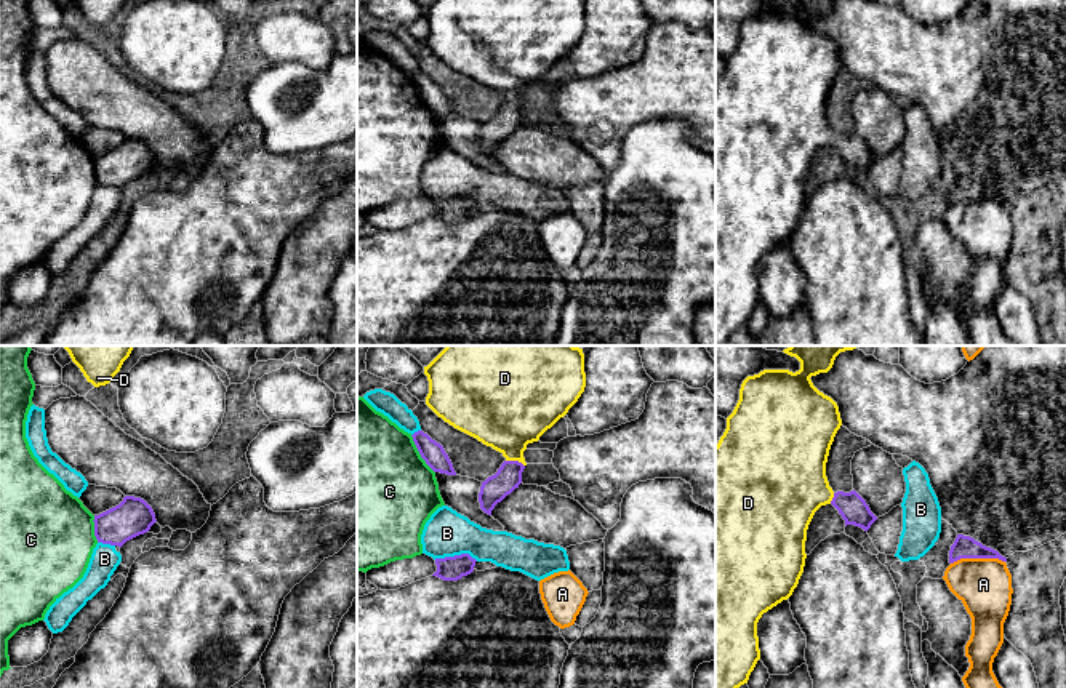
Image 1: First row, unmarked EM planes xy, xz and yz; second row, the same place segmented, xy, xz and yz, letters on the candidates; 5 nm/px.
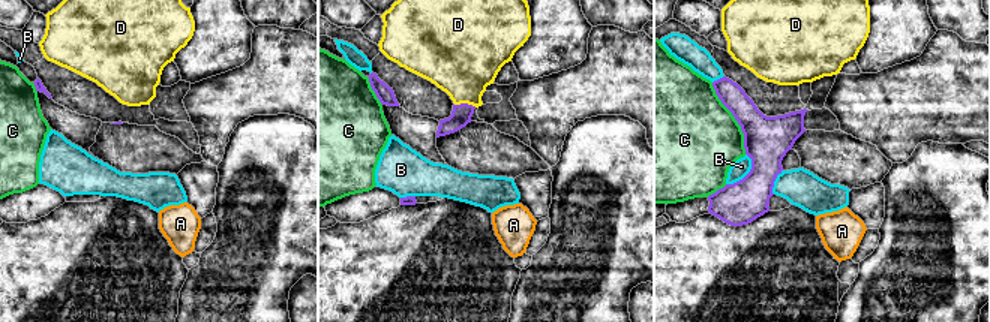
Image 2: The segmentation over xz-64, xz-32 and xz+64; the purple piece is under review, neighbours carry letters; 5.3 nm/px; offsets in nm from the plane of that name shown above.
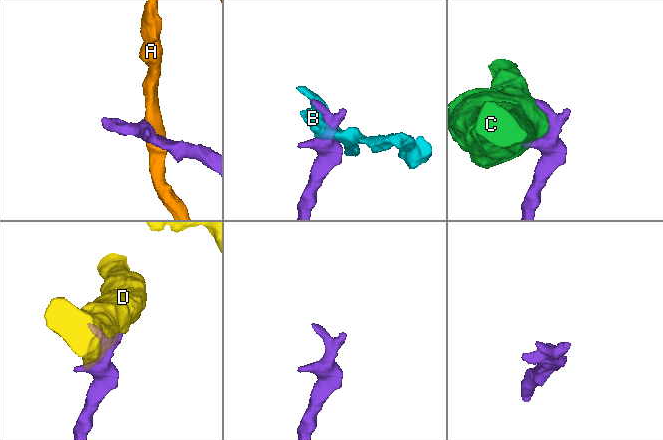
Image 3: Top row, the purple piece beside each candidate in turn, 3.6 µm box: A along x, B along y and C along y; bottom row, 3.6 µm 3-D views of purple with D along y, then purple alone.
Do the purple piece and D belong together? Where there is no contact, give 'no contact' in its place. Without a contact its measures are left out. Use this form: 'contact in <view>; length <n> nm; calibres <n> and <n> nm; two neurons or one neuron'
contact in xz; length 100 nm; calibres 140 and 380 nm; one neuron

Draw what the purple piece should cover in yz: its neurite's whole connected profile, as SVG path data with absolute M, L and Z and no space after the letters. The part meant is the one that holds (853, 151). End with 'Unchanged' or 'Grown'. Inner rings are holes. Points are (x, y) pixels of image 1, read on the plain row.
M797 0L800 11L763 11L747 18L739 42L727 59L727 70L715 86L715 346L747 325L760 301L757 264L763 254L787 242L799 226L805 208L807 171L815 154L832 146L847 166L868 173L877 158L853 131L834 134L826 118L831 86L842 67L837 45L820 34L812 18L828 14L836 0Z. Grown

